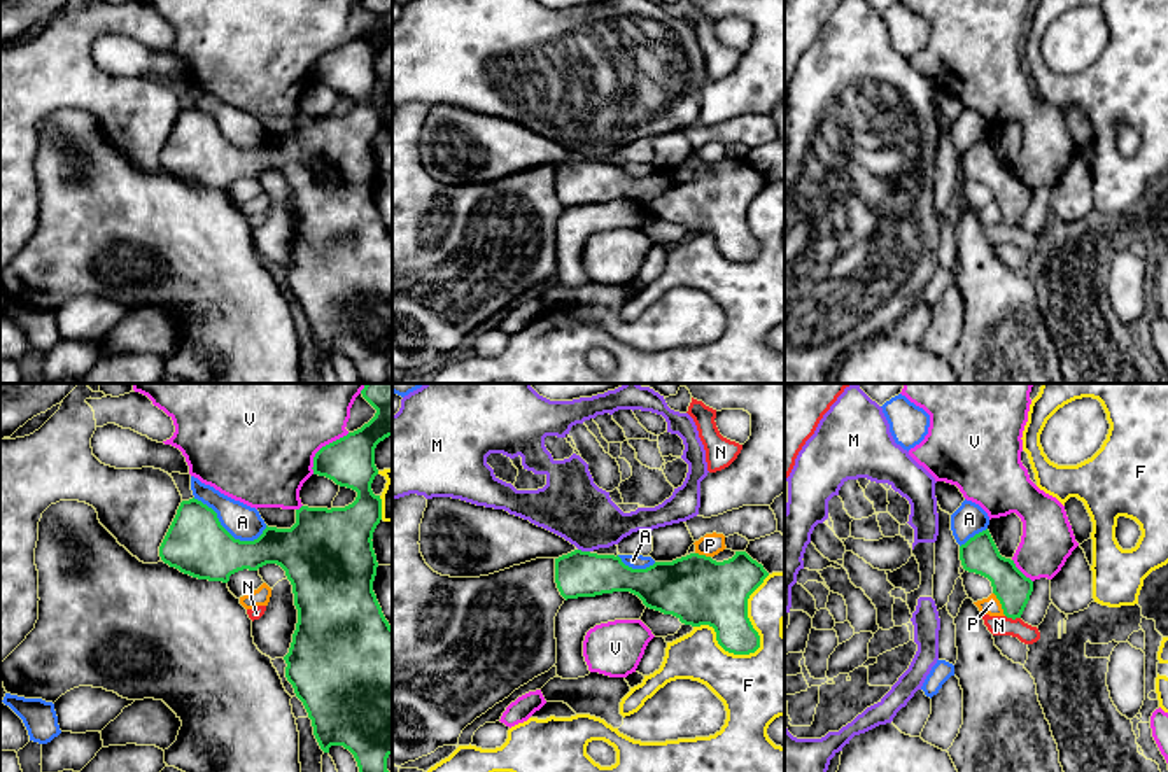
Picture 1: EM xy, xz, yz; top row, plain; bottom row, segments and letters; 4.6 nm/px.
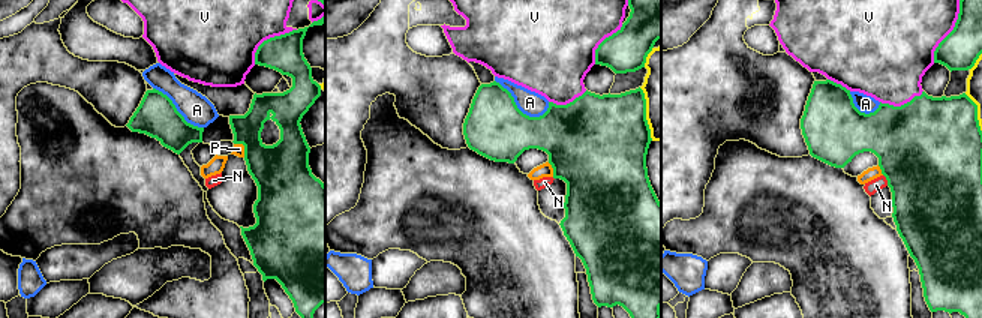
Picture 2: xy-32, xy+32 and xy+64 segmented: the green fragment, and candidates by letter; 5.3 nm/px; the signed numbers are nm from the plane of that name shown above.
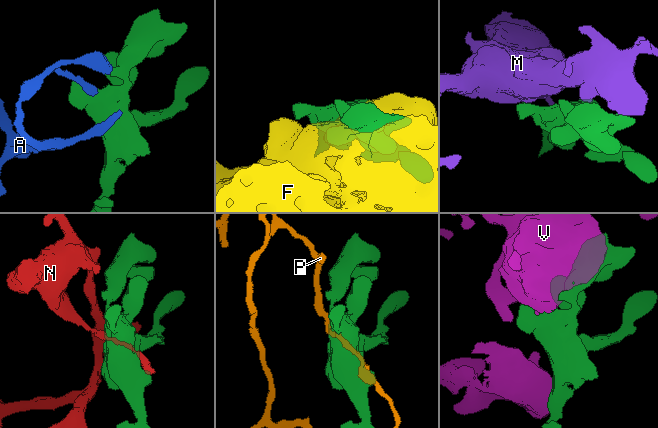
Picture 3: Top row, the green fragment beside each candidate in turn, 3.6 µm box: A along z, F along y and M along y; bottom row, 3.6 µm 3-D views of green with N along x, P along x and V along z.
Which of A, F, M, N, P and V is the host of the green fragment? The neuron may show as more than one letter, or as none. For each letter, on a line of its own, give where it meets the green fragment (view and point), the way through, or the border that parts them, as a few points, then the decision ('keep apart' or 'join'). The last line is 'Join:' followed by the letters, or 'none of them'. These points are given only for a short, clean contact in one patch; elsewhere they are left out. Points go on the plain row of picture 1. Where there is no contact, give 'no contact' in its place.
A: xy (226, 139) | along xy (193, 105), (205, 111), (235, 146), (254, 147), (267, 135) | keep apart
F: xz (757, 256) | keep apart
M: xz (584, 160) | keep apart
N: yz (1013, 226) | keep apart
P: yz (1000, 210) | keep apart
V: xy (323, 55) | join
Join: V

